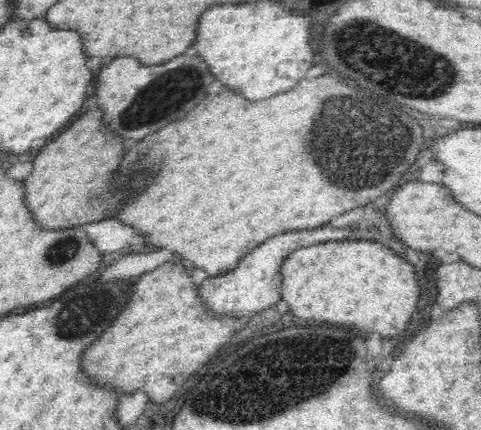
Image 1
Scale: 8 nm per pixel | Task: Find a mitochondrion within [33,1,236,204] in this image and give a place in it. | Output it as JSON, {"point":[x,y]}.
{"point":[169,90]}

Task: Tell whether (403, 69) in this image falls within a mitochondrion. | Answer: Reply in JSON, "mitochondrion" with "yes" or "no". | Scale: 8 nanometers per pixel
{"mitochondrion":"yes"}

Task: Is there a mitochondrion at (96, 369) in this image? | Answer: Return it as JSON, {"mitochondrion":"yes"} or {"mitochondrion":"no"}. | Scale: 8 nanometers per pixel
{"mitochondrion":"no"}

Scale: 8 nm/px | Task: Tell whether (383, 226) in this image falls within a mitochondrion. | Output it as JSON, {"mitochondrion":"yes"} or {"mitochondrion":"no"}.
{"mitochondrion":"no"}

